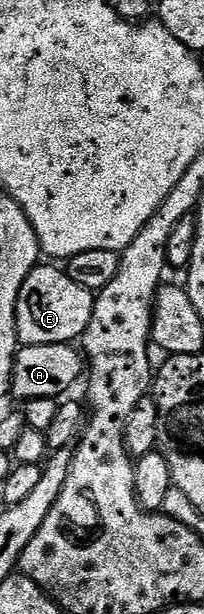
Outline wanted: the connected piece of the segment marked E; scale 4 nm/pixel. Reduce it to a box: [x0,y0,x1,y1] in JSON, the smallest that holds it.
[16,266,95,344]

